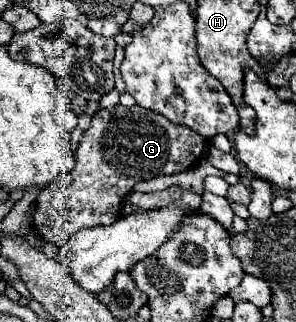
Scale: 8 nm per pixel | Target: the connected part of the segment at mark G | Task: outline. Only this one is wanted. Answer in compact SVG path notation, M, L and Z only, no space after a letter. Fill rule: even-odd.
M116 105L112 109L100 109L94 113L90 129L80 139L76 167L58 181L52 181L38 195L34 225L44 241L56 247L64 245L64 241L80 229L110 225L120 215L120 201L136 183L190 169L204 157L208 147L210 141L200 133L150 113L144 107Z

